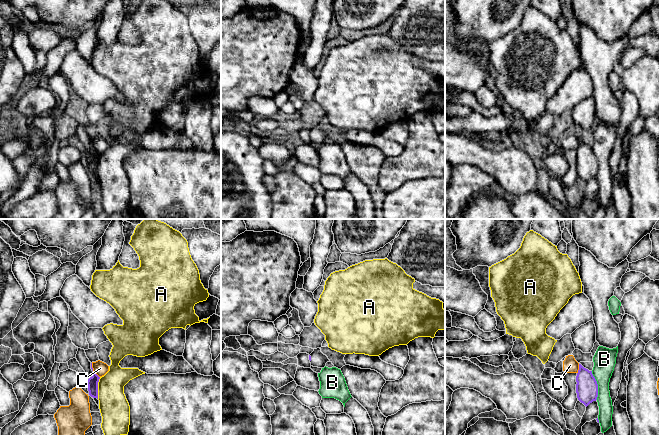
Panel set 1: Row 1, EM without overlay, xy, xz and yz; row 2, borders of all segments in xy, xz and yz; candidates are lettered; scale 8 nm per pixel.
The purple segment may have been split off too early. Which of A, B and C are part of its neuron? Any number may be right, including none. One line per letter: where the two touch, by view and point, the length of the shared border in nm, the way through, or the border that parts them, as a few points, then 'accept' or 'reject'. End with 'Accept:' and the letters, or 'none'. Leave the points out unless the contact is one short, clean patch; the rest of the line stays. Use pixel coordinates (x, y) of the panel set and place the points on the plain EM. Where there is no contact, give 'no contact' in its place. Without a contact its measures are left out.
A: contact xy (97, 164); length 180 nm; reject
B: contact yz (597, 161); length 240 nm; border yz (591, 147), (597, 160), (597, 175); reject
C: contact xy (92, 146); length 140 nm; reject
Accept: none

